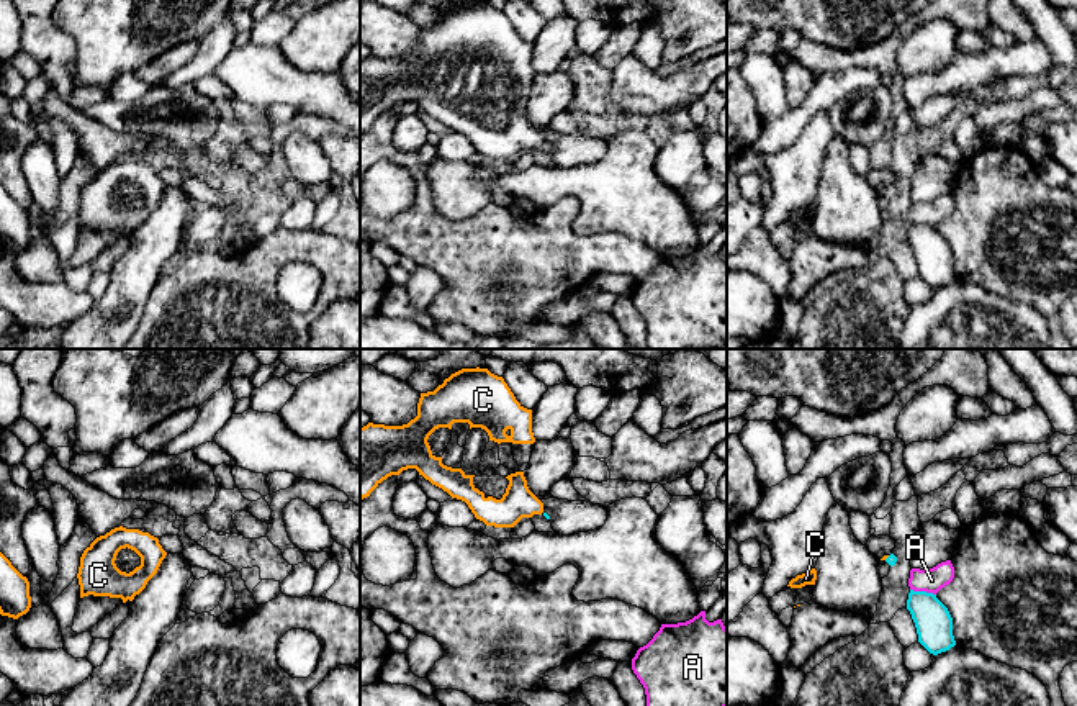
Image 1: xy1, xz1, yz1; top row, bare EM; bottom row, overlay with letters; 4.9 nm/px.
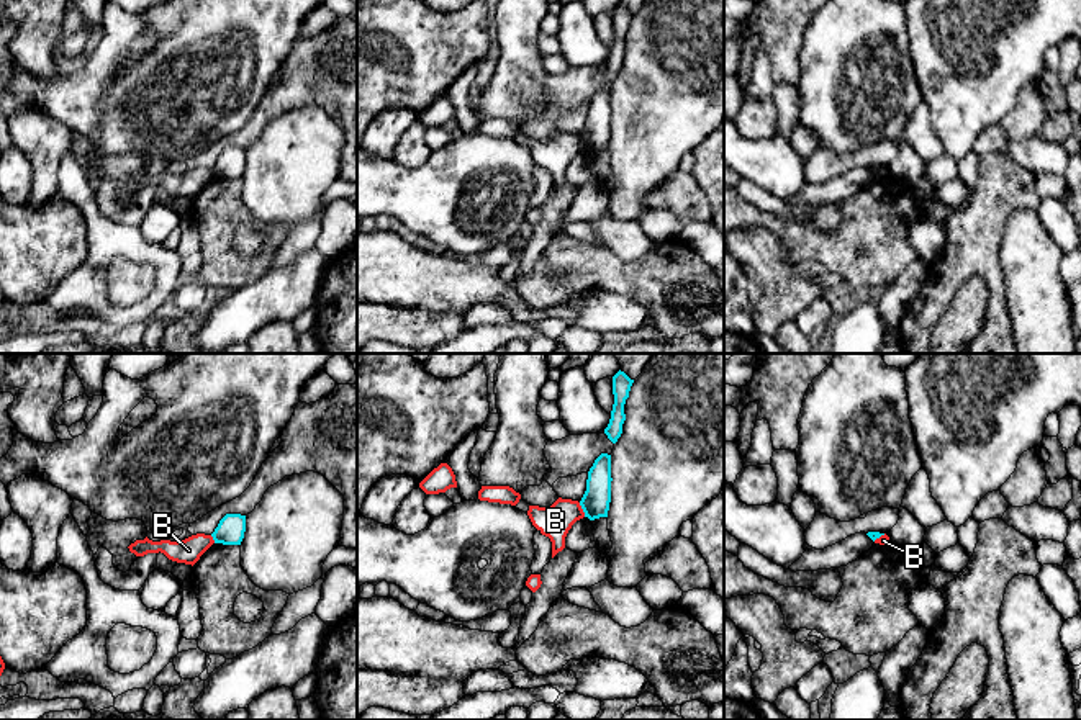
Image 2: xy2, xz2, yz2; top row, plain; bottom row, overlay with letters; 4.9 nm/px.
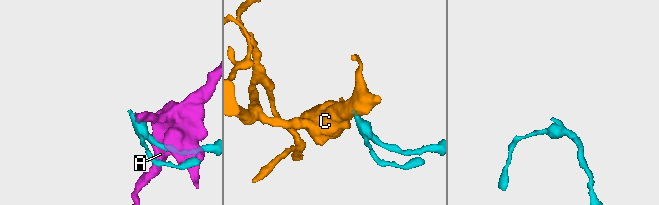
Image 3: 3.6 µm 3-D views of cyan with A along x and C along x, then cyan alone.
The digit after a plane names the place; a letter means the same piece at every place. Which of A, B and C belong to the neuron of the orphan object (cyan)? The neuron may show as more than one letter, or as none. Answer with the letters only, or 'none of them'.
C

